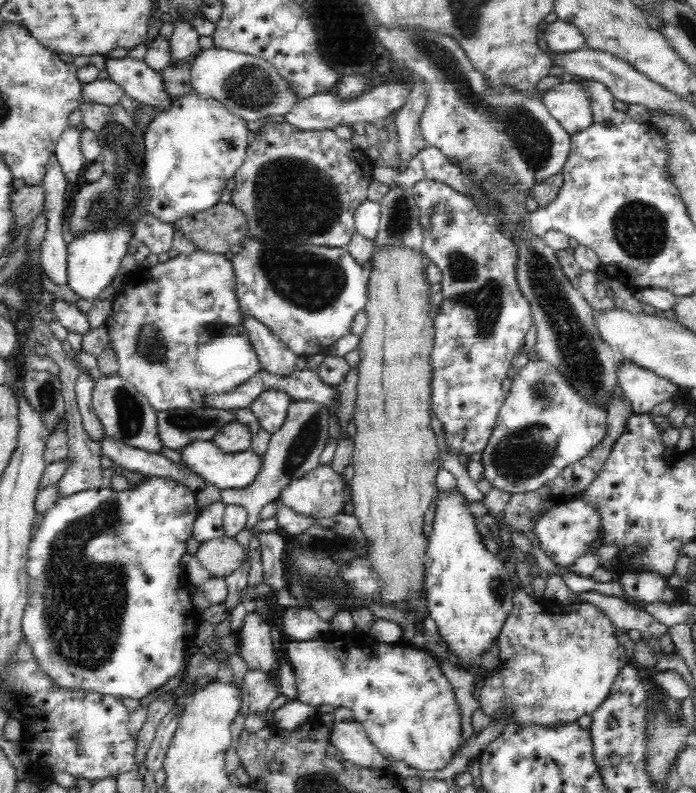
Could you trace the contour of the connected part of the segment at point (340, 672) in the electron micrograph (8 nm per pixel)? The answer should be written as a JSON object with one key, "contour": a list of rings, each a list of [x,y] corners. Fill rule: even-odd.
{"contour":[[[356,632],[350,634],[326,634],[319,637],[318,640],[296,642],[290,641],[284,644],[284,651],[287,660],[290,661],[291,667],[294,669],[296,675],[296,696],[297,699],[308,706],[322,706],[322,704],[328,704],[328,706],[344,707],[350,709],[355,716],[355,720],[364,728],[368,739],[372,741],[372,744],[380,751],[380,754],[386,758],[388,762],[396,762],[396,760],[404,760],[408,766],[412,768],[418,768],[422,771],[442,770],[449,762],[452,754],[459,748],[460,737],[460,720],[461,710],[458,701],[455,697],[455,692],[450,681],[444,676],[444,673],[440,671],[440,665],[438,661],[434,659],[434,655],[428,651],[417,649],[413,645],[407,644],[406,641],[398,641],[397,643],[388,644],[382,641],[377,641],[370,634],[358,635]]]}

